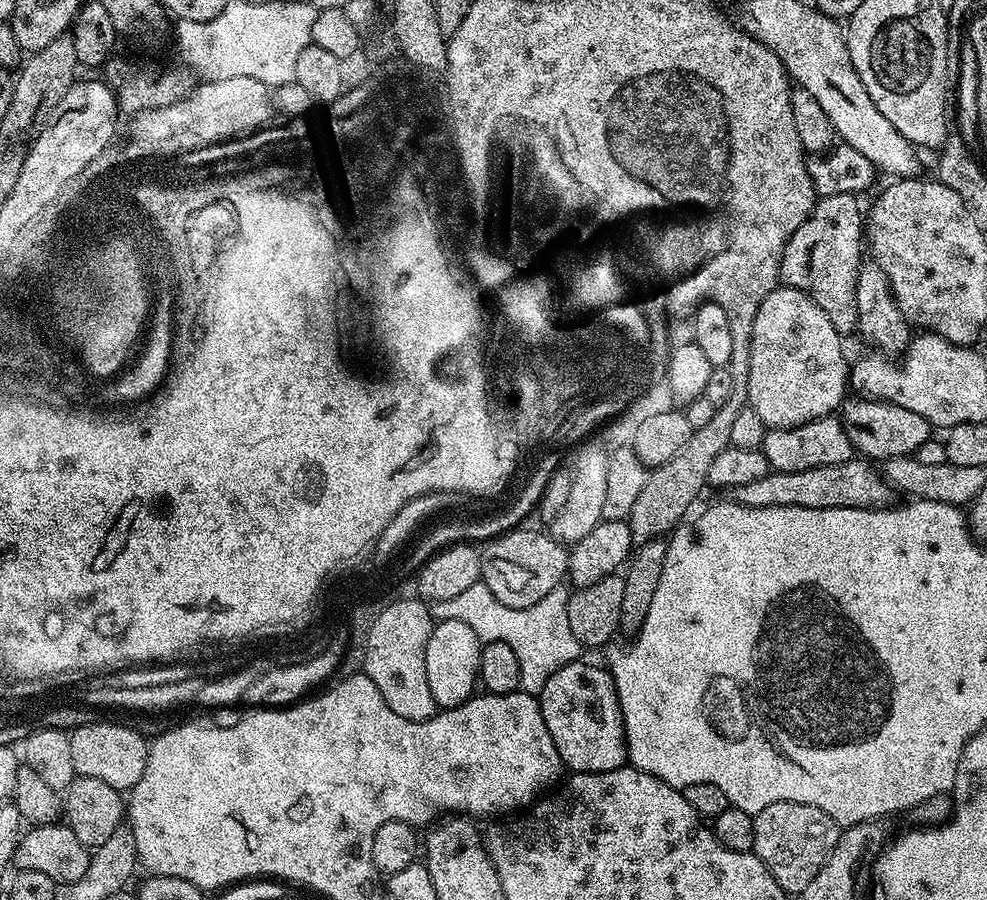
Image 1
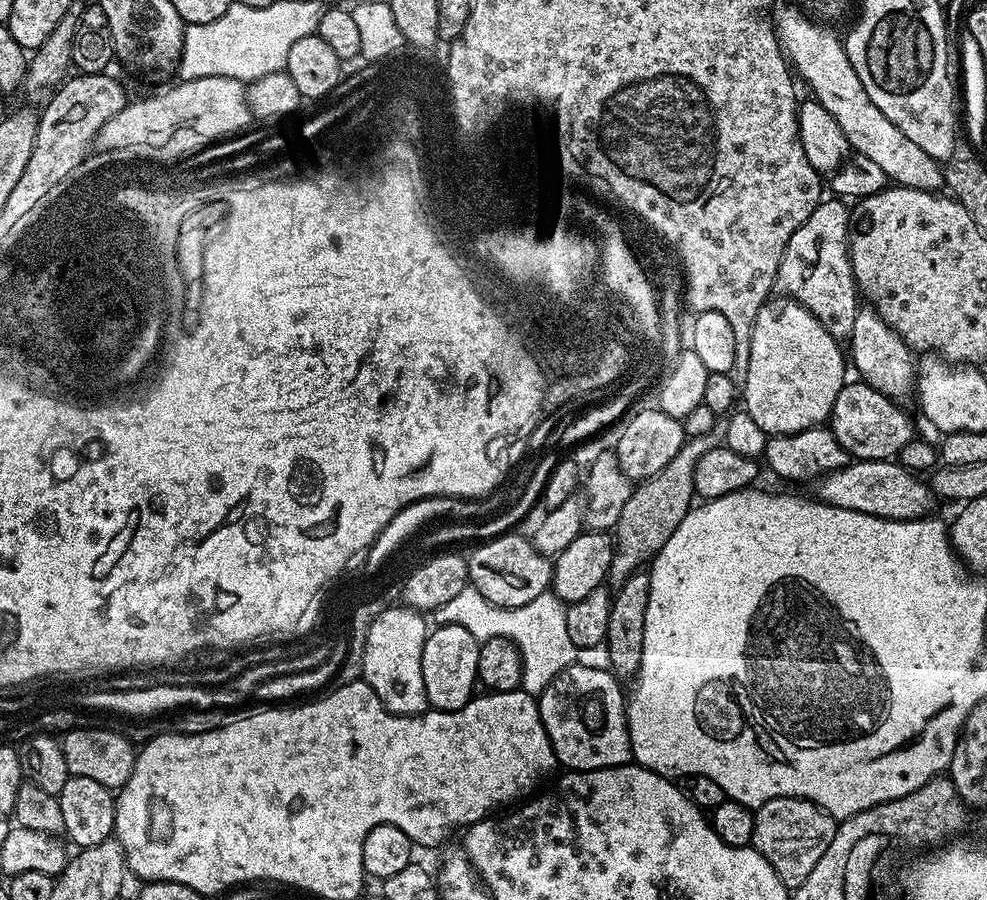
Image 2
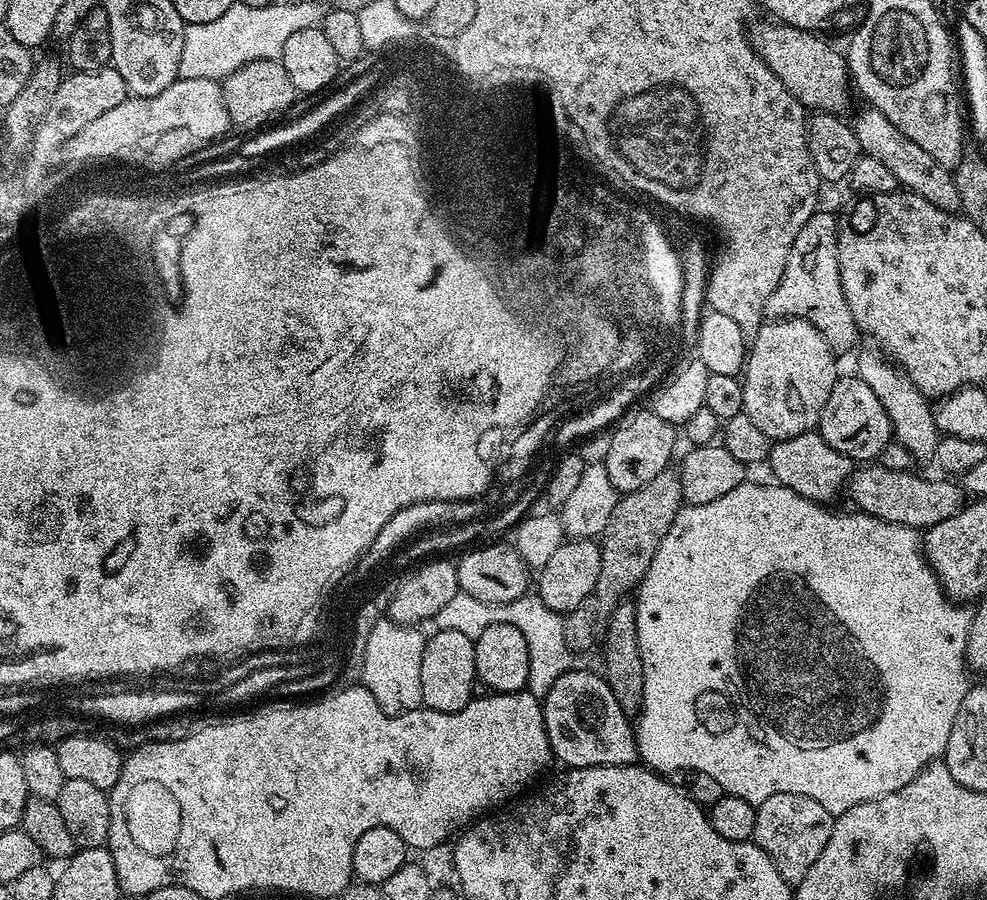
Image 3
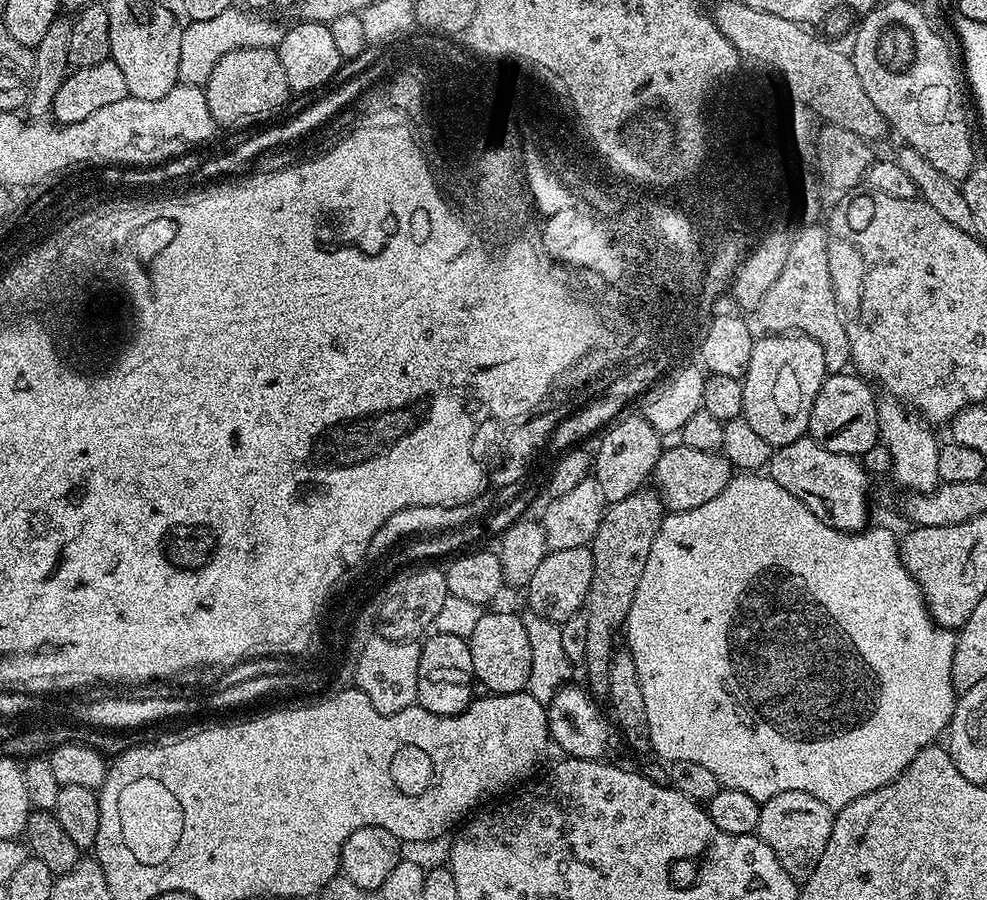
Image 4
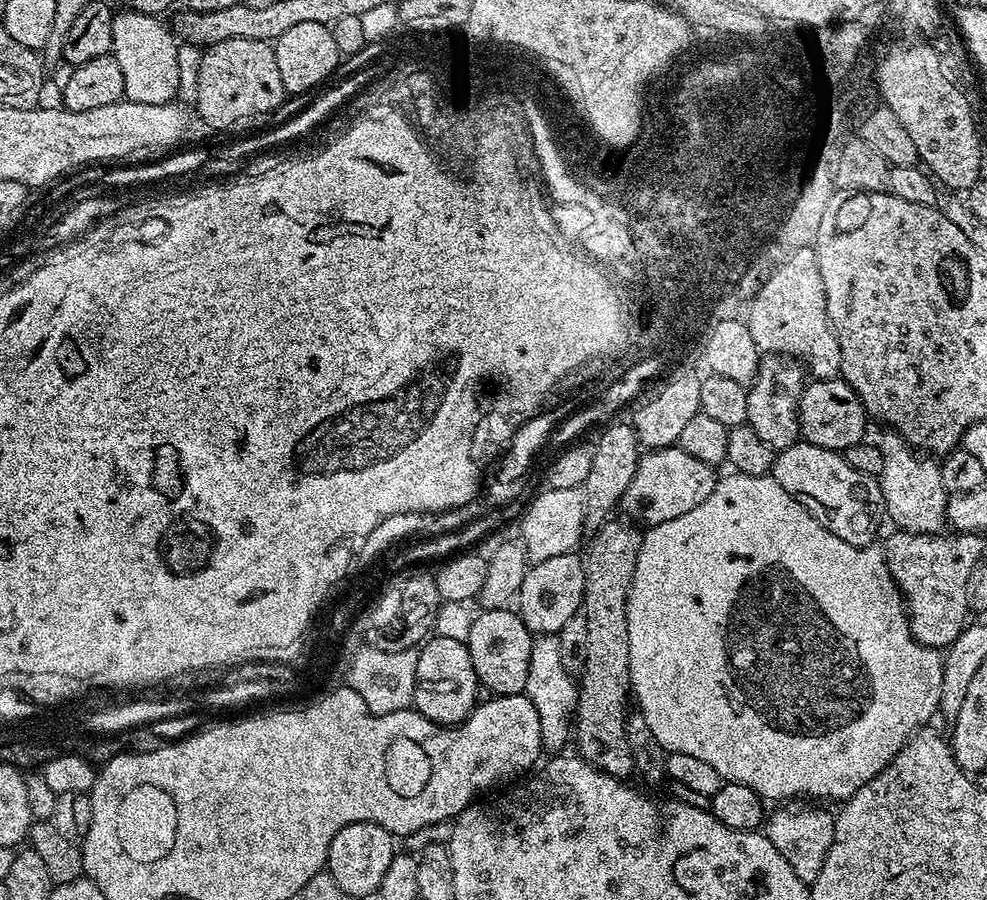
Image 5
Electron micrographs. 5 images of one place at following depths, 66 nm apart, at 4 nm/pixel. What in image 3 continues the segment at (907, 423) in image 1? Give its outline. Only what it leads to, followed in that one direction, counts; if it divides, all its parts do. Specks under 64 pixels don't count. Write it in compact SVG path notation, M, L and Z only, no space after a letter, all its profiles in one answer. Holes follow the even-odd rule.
M855 374L849 376L841 375L836 381L834 390L830 390L830 398L826 400L826 406L820 415L818 431L822 439L827 442L834 450L838 450L842 455L847 456L853 462L872 462L879 457L880 452L887 444L893 443L892 423L886 414L886 410L882 410L882 402L878 402L878 394L874 394L874 390L870 390L870 386L866 386L866 382L862 382L860 377Z

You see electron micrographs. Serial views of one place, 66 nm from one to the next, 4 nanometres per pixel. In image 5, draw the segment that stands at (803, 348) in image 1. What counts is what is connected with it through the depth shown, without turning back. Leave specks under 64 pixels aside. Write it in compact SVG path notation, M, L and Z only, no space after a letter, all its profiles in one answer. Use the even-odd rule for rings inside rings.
M765 355L760 362L760 370L756 379L748 388L746 414L749 426L774 450L789 448L800 440L800 423L798 422L798 406L800 394L804 391L806 372L799 363L782 356Z

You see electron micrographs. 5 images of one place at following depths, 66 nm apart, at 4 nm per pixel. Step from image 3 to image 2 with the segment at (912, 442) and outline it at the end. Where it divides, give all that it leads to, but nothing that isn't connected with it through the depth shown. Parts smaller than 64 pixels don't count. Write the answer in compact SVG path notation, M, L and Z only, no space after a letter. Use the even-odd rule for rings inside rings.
M864 306L854 318L854 330L850 337L850 364L860 371L859 379L884 396L904 402L913 395L918 375L918 364L908 344L877 314L875 308Z

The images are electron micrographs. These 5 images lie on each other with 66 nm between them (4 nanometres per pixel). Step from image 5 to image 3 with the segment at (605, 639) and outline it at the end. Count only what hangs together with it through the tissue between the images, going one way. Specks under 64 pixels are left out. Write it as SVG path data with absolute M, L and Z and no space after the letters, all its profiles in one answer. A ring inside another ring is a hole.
M672 470L658 474L658 478L646 482L646 486L638 486L638 490L625 492L617 499L614 514L610 514L610 522L606 522L606 530L598 540L602 567L598 569L594 604L601 613L611 612L622 598L633 595L646 570L650 570L650 562L654 562L654 554L658 554L666 530L674 526L674 518L684 503L679 475Z

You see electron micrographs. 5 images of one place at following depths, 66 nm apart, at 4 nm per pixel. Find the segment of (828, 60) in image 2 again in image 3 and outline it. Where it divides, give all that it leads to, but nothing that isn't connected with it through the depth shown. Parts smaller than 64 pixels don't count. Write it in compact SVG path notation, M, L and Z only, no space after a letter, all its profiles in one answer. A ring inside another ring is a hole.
M864 106L857 114L856 122L854 121L854 131L859 151L870 158L878 158L878 162L883 162L901 189L918 194L926 198L926 202L934 202L934 206L947 212L961 211L953 169L938 162L938 158L933 158L931 154L926 154L926 150L922 150L921 146L912 142L906 134L902 134L900 129L896 129L890 119L877 108Z

